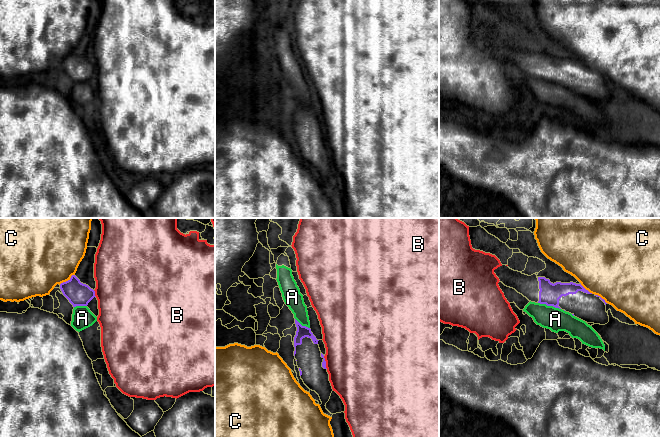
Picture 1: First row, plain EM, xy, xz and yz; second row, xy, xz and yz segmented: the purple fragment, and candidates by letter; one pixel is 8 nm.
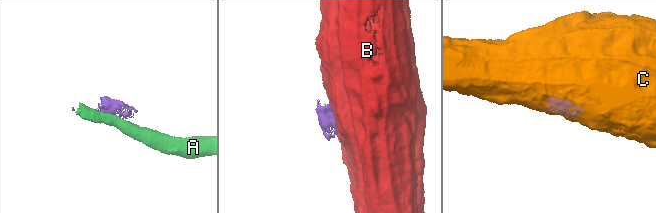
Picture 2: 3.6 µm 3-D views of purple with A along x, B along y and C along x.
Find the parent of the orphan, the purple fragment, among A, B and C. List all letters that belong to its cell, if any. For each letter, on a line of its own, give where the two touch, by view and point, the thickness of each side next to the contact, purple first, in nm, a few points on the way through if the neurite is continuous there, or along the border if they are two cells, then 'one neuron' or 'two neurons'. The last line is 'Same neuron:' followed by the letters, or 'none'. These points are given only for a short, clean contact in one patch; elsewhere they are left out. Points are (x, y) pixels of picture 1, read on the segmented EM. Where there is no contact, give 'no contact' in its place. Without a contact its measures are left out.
A: yz (549, 305) | 170/190 nm | along yz (538, 302), (560, 309) | two neurons
B: xy (94, 293) | 190/480 nm | two neurons
C: xy (66, 281) | 190/480 nm | two neurons
Same neuron: none

